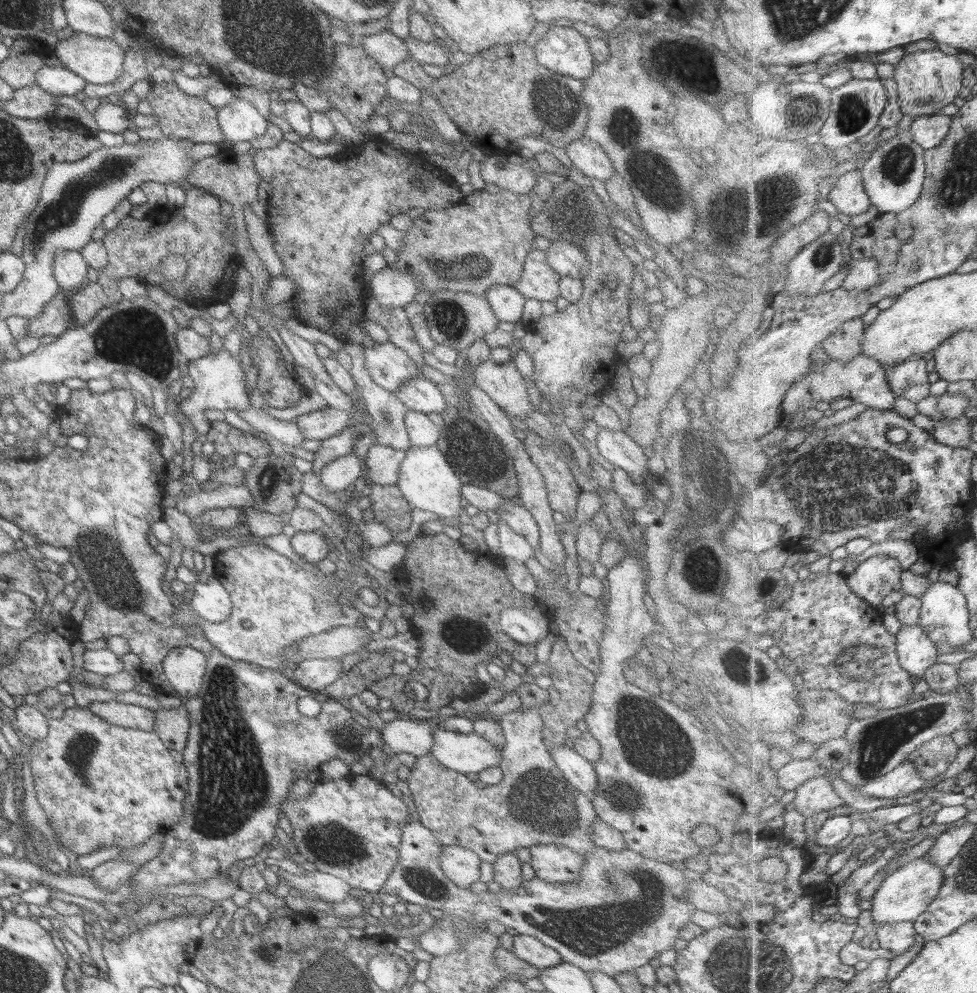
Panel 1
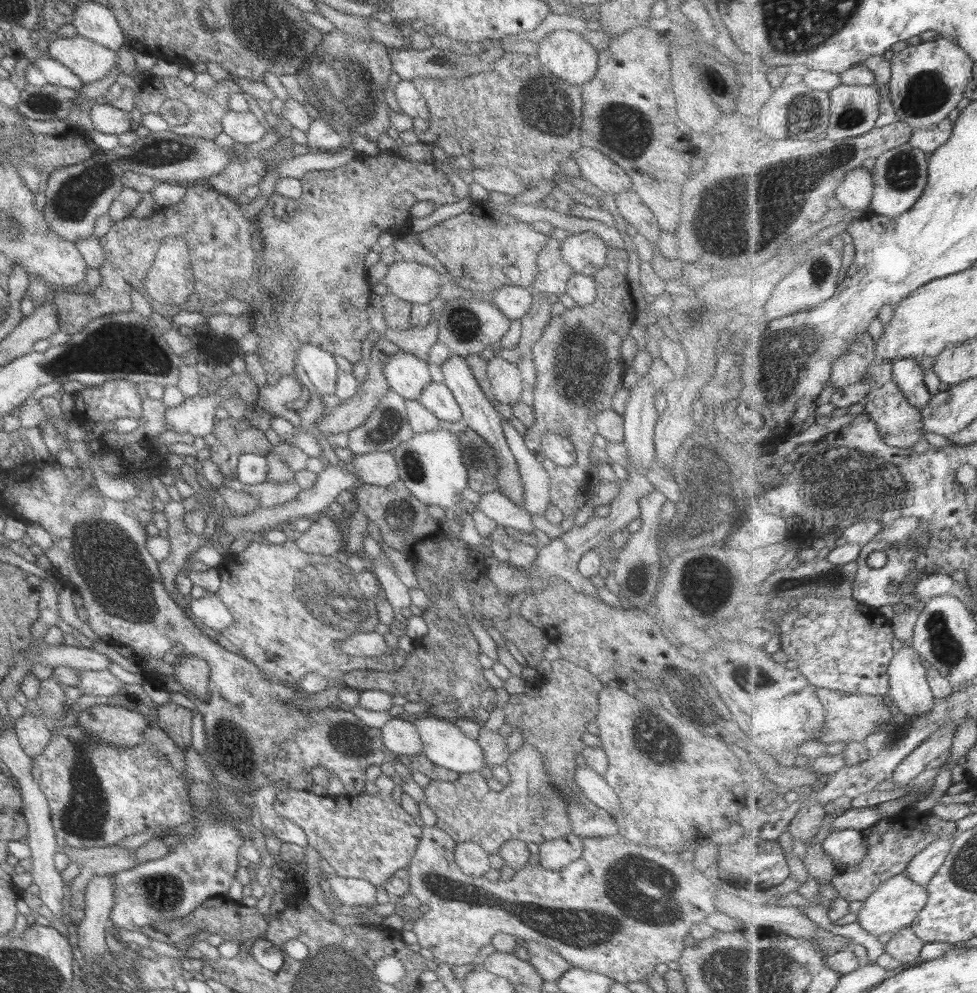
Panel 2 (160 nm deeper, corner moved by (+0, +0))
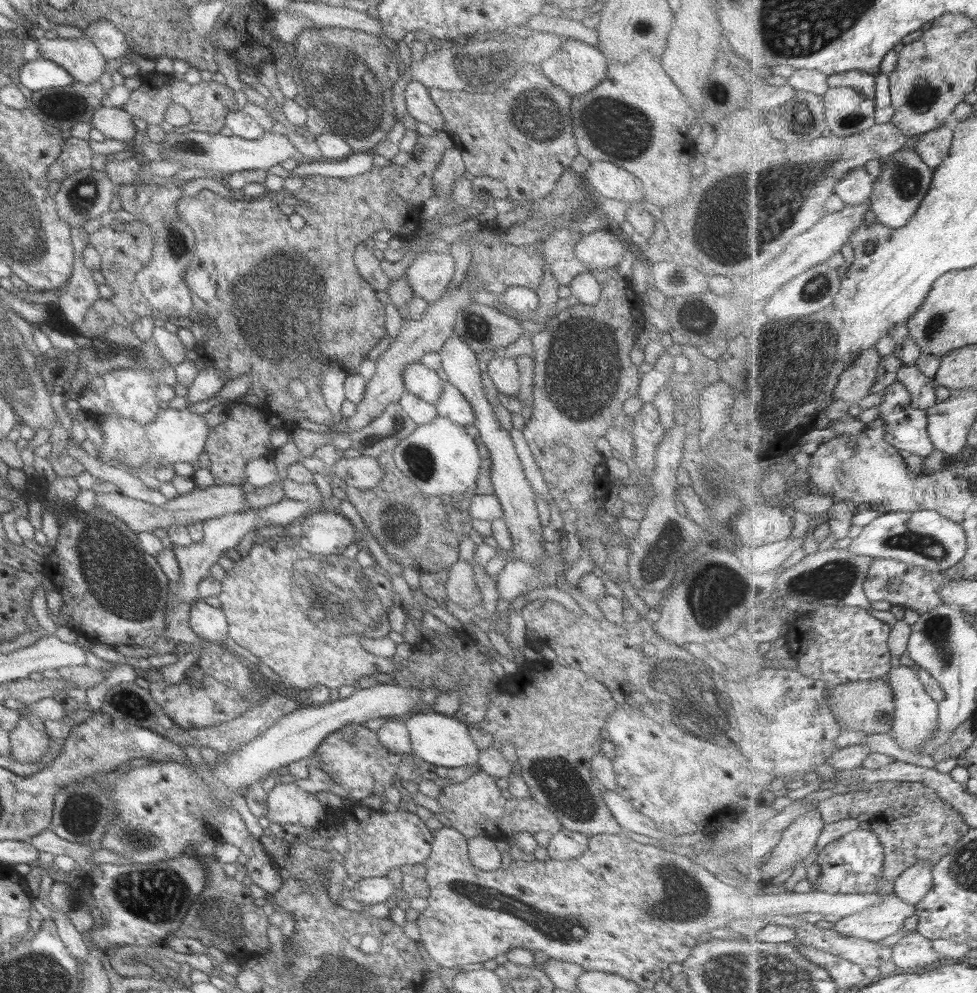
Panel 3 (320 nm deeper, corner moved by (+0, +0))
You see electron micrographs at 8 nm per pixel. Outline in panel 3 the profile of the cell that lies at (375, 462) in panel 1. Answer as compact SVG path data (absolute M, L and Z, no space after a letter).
M369 456L339 459L330 469L347 486L369 490L382 477L377 461Z

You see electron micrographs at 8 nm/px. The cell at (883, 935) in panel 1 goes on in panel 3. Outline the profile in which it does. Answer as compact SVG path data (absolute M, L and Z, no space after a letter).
M917 932L901 938L893 947L892 962L901 972L923 973L949 961L934 949L932 940Z

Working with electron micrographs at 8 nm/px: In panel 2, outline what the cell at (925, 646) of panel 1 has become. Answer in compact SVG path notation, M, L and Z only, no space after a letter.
M904 644L890 664L890 689L888 696L893 707L909 718L929 712L936 696L928 681L928 670L921 664L924 658L912 644Z

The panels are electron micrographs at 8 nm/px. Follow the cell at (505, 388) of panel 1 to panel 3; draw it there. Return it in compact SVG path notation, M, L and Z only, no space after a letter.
M496 355L487 362L487 377L497 393L505 397L515 397L518 386L518 367L513 358Z

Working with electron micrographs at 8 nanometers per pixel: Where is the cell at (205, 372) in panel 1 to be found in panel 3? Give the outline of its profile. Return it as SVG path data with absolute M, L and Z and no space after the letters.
M171 407L160 409L147 424L137 424L132 420L106 413L100 415L94 422L101 436L100 448L97 446L99 458L102 463L112 467L120 466L128 472L145 471L153 473L155 468L163 468L175 462L197 462L203 453L203 444L208 436L209 427L205 424L202 414L192 413L186 408L177 410Z

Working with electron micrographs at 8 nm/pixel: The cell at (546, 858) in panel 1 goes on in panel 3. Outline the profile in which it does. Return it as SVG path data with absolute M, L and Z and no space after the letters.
M562 829L543 841L549 860L570 860L580 856L587 847L584 834Z

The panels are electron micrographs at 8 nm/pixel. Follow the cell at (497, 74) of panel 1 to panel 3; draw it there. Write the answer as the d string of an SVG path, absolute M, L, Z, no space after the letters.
M527 66L514 73L489 92L427 91L439 116L443 117L444 130L459 149L464 171L474 177L487 176L501 182L507 188L508 198L513 202L544 197L552 191L561 173L569 170L570 162L578 155L571 124L570 98L566 92L553 86L540 72L538 66Z

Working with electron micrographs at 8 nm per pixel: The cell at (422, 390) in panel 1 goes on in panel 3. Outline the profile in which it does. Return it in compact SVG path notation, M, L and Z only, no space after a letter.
M443 382L441 393L433 406L437 417L446 418L456 425L468 427L474 421L474 414L467 399L447 382Z

